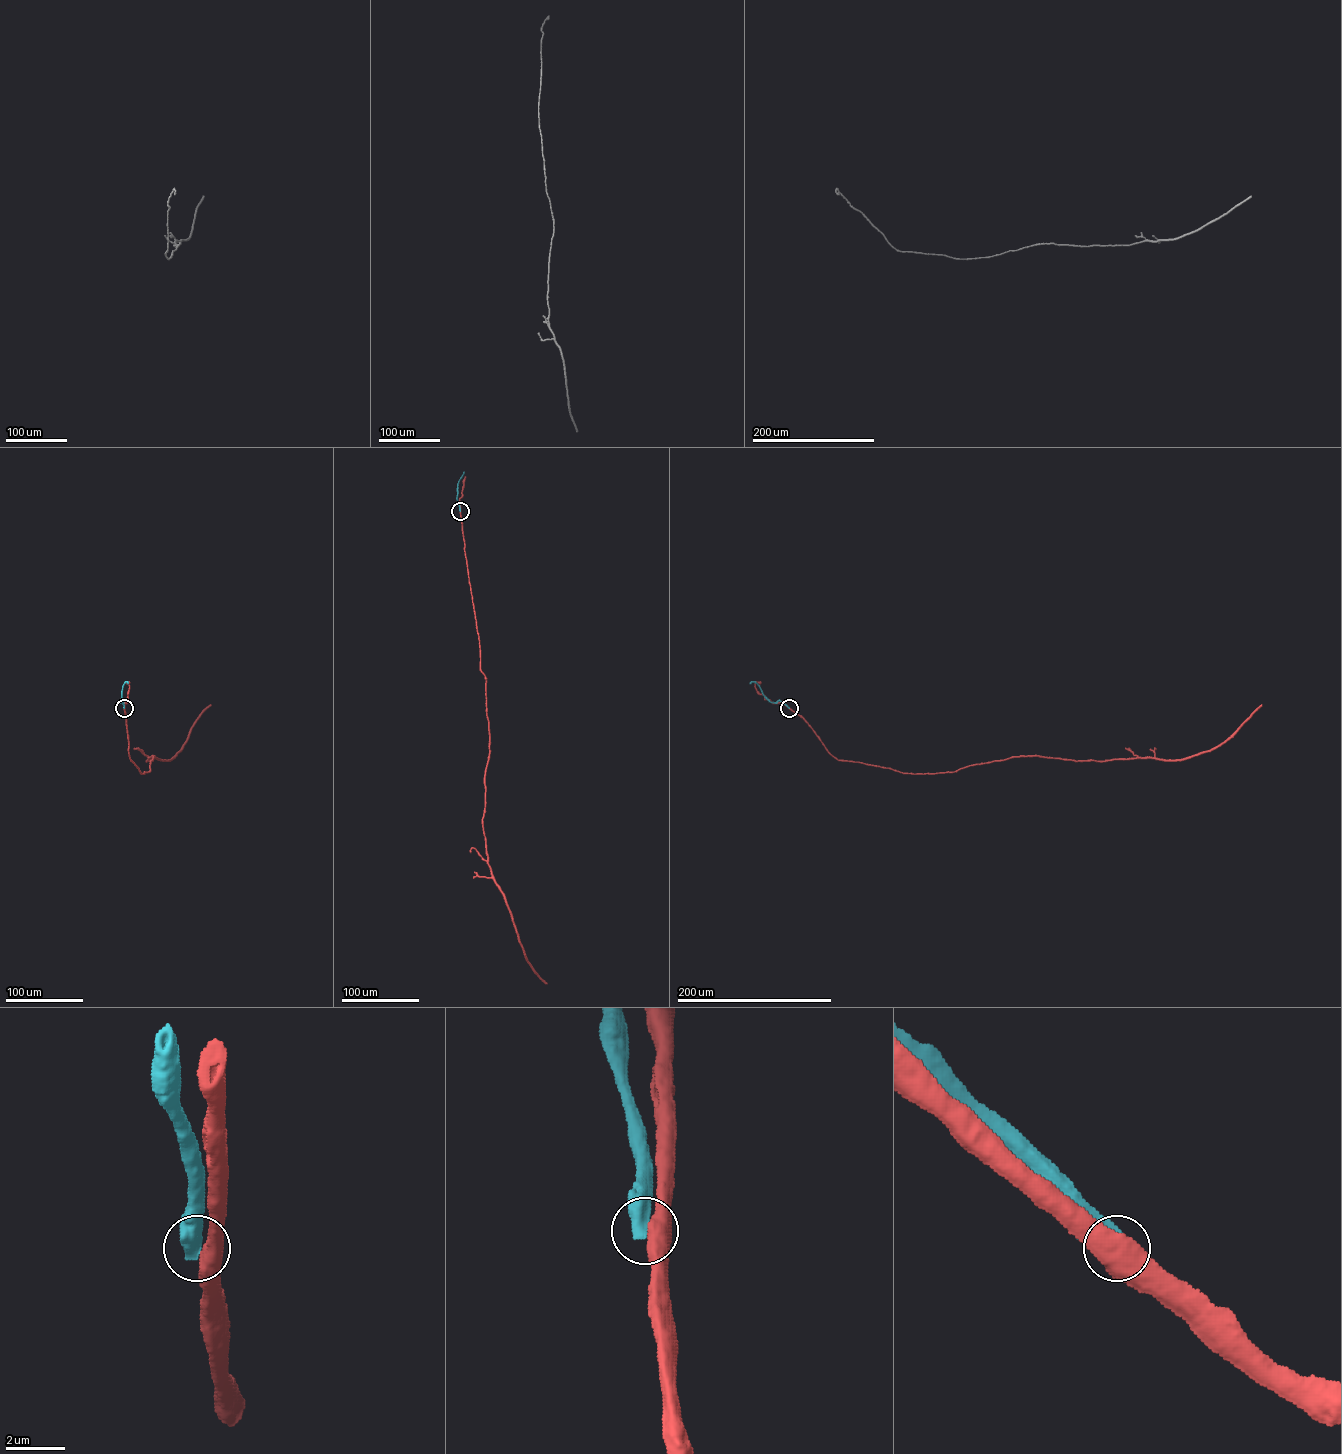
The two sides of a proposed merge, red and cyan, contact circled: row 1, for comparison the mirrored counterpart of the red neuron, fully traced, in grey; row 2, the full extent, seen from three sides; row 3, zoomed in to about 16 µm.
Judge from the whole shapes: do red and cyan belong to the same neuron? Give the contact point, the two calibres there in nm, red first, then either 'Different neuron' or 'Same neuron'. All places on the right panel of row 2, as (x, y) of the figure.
Place: (789, 708). Thickness 700 nm (red) against 650 nm. Different neuron

